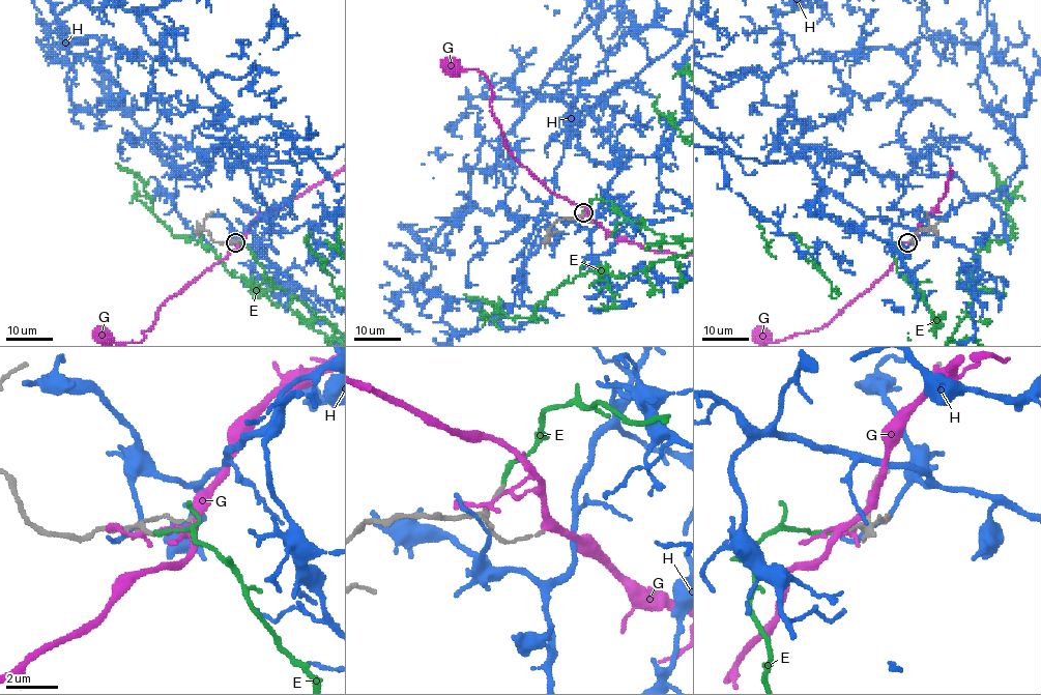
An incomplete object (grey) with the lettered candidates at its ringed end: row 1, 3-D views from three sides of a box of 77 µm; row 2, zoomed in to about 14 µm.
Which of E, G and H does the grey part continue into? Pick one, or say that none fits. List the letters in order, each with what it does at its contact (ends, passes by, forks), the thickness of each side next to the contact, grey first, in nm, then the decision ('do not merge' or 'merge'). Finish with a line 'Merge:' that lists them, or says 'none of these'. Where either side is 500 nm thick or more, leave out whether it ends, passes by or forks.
E: it ends there; 160 nm thick on the grey side, 170 nm on the other; merge
G: it forks there; 160 nm thick on the grey side, 120 nm on the other; do not merge
H: it passes by; 160 nm thick on the grey side, 120 nm on the other; do not merge
Merge: E

